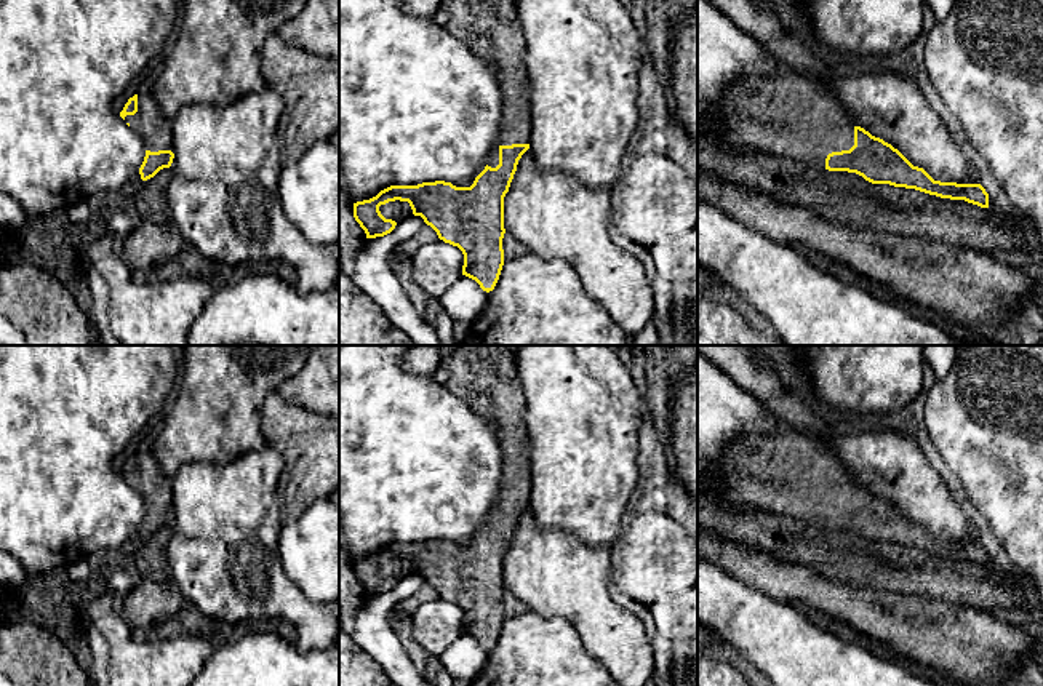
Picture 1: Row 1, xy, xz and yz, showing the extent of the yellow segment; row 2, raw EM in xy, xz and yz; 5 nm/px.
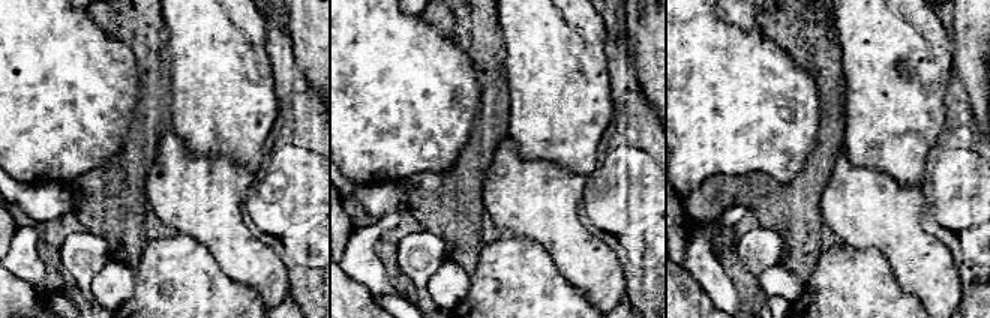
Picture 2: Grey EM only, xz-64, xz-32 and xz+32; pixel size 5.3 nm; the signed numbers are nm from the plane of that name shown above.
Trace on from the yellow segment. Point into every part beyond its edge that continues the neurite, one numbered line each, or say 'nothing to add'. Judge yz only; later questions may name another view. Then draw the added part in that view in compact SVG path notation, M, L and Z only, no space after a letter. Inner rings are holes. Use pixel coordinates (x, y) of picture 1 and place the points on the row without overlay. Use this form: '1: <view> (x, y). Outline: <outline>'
1: yz (791, 474). Outline: M781 422L771 435L752 435L734 445L717 464L713 477L697 485L712 486L736 504L825 528L829 512L854 504L856 483L822 443Z

